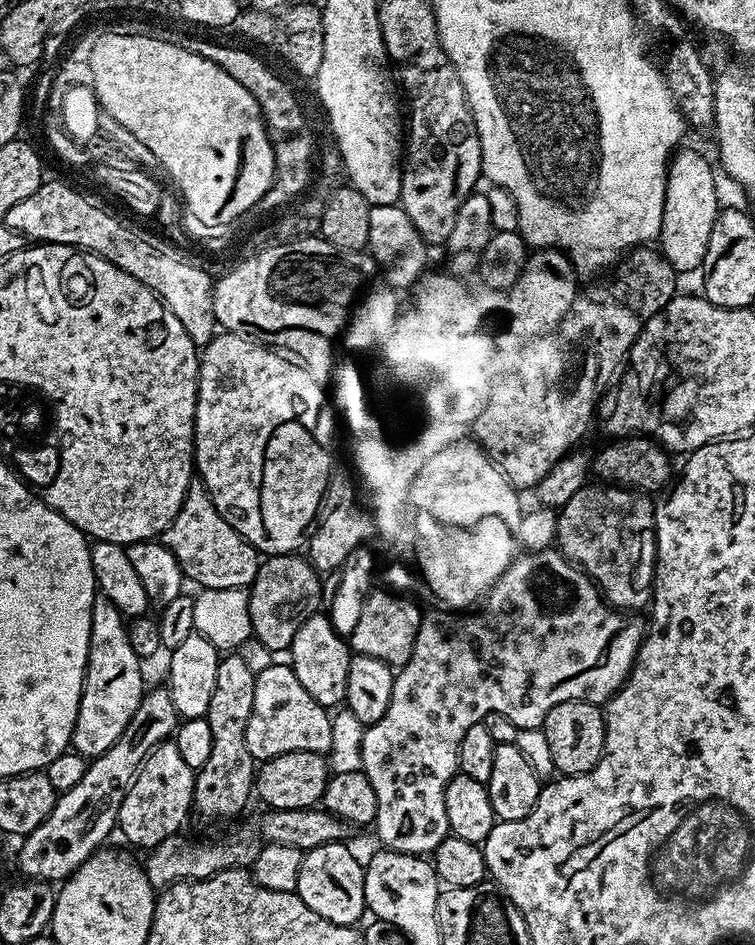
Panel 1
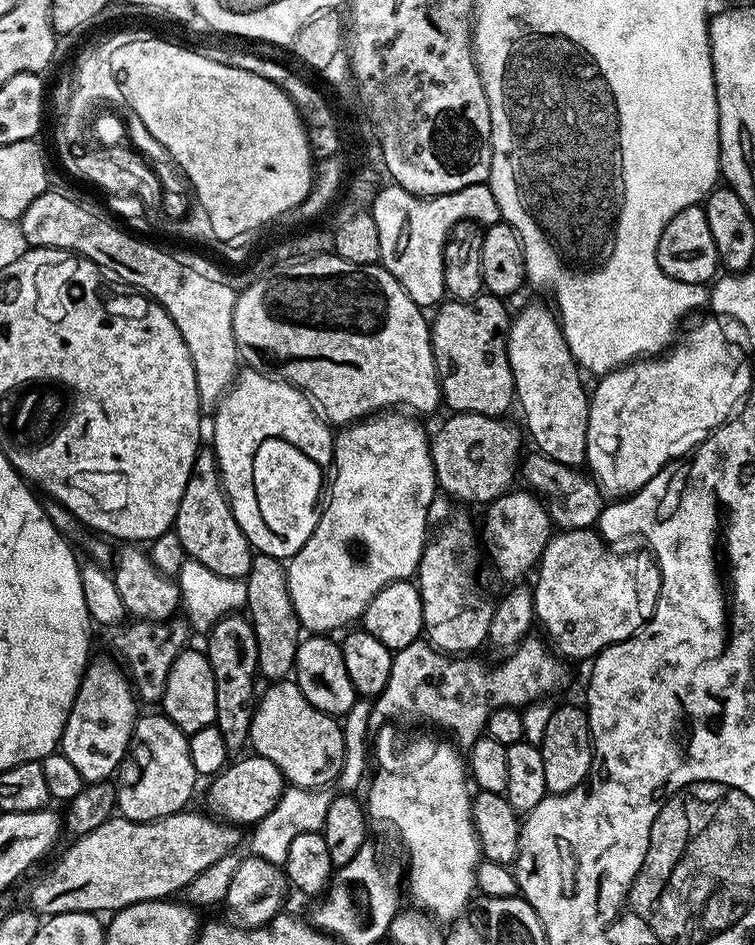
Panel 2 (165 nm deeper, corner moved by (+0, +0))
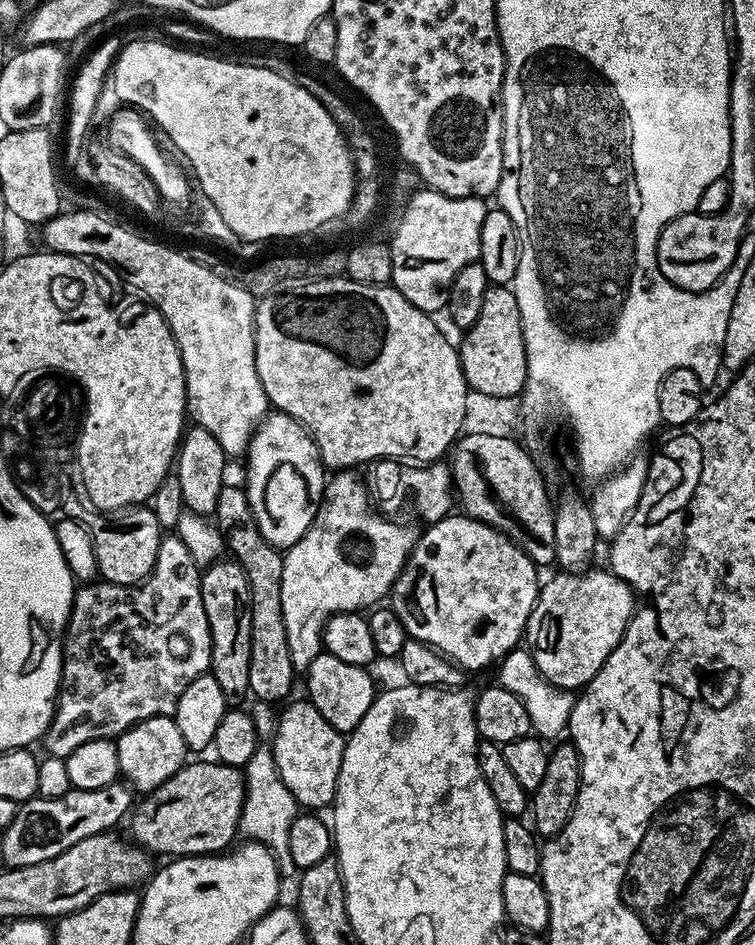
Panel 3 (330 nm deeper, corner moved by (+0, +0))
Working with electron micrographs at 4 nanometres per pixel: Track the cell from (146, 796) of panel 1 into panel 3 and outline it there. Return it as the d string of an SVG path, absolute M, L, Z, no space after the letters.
M151 716L140 720L133 728L127 728L115 737L114 743L118 750L120 776L140 794L150 794L162 786L162 782L174 778L190 756L182 730L178 730L175 719L170 716Z

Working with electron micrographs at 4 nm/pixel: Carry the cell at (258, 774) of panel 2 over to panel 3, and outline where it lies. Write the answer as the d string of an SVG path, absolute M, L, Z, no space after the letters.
M209 760L185 763L174 778L145 795L144 804L135 805L130 816L131 839L139 847L163 858L211 856L223 853L237 839L244 802L244 773L229 764Z

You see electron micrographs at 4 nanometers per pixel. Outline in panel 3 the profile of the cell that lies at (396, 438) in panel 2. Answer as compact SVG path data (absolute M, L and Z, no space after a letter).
M340 470L336 476L324 485L324 499L320 509L310 522L310 530L293 548L283 553L282 566L282 622L286 622L286 642L290 646L290 662L297 674L307 673L310 662L322 650L324 624L329 616L339 612L360 612L389 595L392 584L408 561L412 547L416 545L417 529L407 528L404 524L395 524L392 520L383 520L368 509L366 484L356 477L352 470Z

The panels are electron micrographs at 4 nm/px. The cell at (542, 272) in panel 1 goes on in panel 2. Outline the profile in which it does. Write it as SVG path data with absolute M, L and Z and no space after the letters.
M545 303L545 304L546 305L544 305L544 304L528 304L528 305L526 305L525 308L522 309L521 312L517 314L517 316L515 313L515 315L513 315L511 317L511 320L510 320L510 323L508 326L508 361L510 362L510 370L512 371L512 386L514 389L514 400L515 400L515 403L518 405L518 408L519 408L519 404L520 404L520 412L522 415L524 415L524 424L525 425L523 424L523 427L526 429L526 432L527 432L526 427L528 427L528 432L530 435L532 435L533 442L536 443L538 447L540 447L537 449L539 449L539 451L541 453L543 453L543 455L549 456L550 459L553 460L554 462L562 462L563 464L571 464L573 466L580 466L580 465L583 465L586 460L586 426L588 425L588 401L590 399L590 392L587 387L584 389L583 378L585 379L585 377L582 375L582 369L581 369L580 365L577 364L575 358L573 358L573 356L570 354L570 346L566 346L566 338L564 337L563 330L560 329L560 321L556 315L555 311L553 311L553 309L551 307L549 307L549 305L547 303Z

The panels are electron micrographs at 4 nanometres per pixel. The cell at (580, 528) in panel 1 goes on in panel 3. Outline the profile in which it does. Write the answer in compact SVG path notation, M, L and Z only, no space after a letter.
M563 570L557 571L557 576L552 576L547 581L546 579L541 583L540 591L536 593L536 604L532 607L532 613L528 619L528 626L526 629L526 644L528 640L527 651L530 653L533 662L538 666L540 673L552 685L561 690L580 690L583 689L594 678L594 674L598 674L598 670L602 670L602 666L606 662L606 658L615 650L619 644L620 639L624 636L626 626L631 624L634 619L634 608L632 612L632 599L634 593L632 587L626 583L625 580L619 580L617 576L610 570L603 570L604 572L592 572L593 570L585 570L582 572L566 572Z

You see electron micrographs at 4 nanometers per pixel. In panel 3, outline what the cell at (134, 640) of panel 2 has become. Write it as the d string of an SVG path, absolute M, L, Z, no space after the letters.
M177 534L161 535L158 546L158 558L154 562L154 570L140 584L109 584L107 582L88 582L77 587L76 595L72 597L72 613L68 619L68 625L64 631L64 665L60 675L60 693L56 695L56 709L52 715L50 726L44 731L42 745L44 752L54 758L67 760L78 746L86 746L86 742L95 740L106 740L115 738L127 728L133 726L140 720L151 716L176 715L176 703L182 698L182 690L194 682L194 678L205 675L212 667L212 639L206 622L206 610L202 606L202 594L200 593L200 573L202 568L196 564L191 557L190 551L186 548Z

